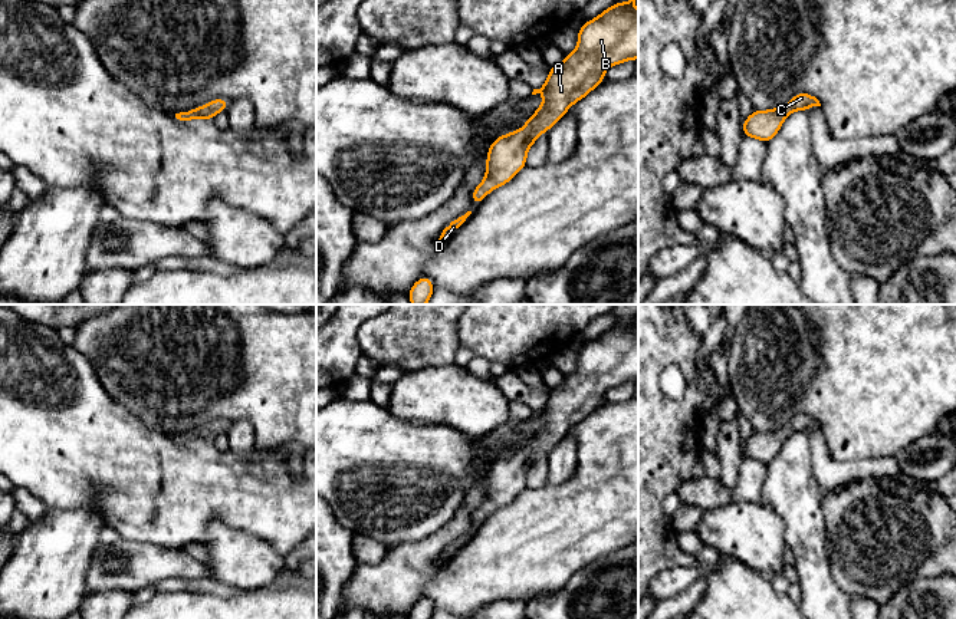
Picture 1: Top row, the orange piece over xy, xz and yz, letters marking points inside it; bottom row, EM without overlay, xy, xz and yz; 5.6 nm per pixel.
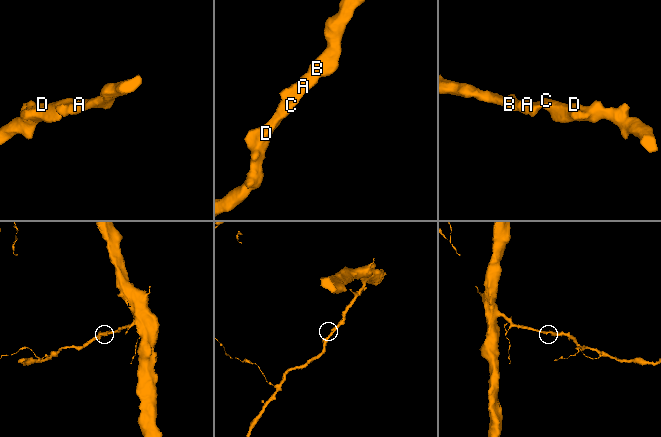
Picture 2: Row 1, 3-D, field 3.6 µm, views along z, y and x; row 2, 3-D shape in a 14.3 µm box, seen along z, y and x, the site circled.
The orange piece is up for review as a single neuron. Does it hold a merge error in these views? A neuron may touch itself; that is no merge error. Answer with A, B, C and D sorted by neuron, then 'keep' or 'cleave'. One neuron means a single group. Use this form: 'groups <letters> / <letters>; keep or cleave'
groups A B C D; keep

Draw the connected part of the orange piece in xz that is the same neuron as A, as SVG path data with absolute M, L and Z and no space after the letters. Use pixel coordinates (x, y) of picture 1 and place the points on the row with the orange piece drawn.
M635 0L614 3L594 20L584 23L578 30L578 46L571 55L553 68L541 89L533 89L532 95L542 93L543 103L528 118L522 129L496 138L487 152L486 178L473 190L472 203L480 204L495 188L507 184L522 168L526 167L526 154L542 132L549 131L569 109L587 96L594 88L604 82L604 72L631 59L638 59L638 10Z

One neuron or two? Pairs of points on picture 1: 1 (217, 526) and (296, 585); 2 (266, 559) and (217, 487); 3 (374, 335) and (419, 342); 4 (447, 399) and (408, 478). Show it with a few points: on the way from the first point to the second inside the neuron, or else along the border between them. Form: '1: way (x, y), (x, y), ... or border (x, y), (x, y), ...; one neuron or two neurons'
1: border (285, 566), (269, 583), (250, 590); two neurons
2: border (219, 519), (237, 529), (260, 534), (278, 553); two neurons
3: way (385, 336), (407, 336); one neuron
4: border (401, 418), (410, 422), (446, 424), (466, 435); two neurons

